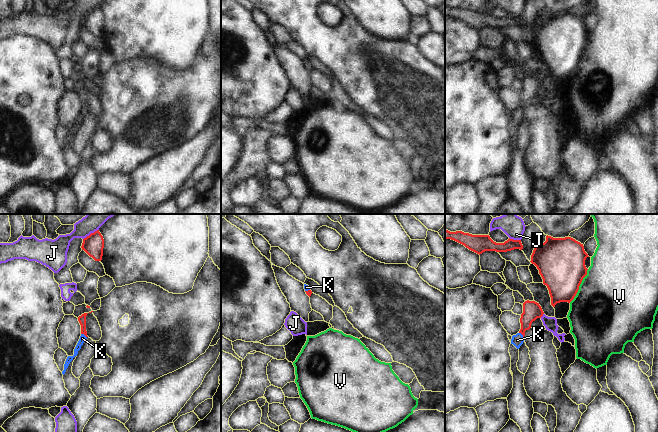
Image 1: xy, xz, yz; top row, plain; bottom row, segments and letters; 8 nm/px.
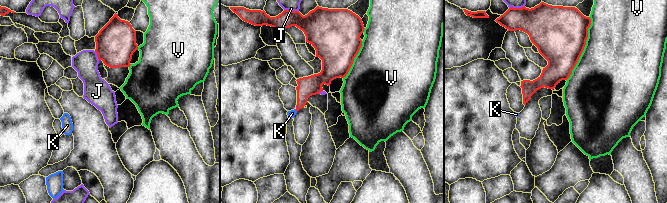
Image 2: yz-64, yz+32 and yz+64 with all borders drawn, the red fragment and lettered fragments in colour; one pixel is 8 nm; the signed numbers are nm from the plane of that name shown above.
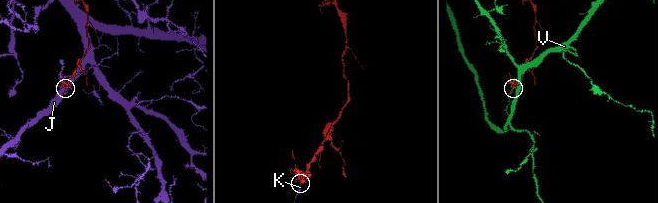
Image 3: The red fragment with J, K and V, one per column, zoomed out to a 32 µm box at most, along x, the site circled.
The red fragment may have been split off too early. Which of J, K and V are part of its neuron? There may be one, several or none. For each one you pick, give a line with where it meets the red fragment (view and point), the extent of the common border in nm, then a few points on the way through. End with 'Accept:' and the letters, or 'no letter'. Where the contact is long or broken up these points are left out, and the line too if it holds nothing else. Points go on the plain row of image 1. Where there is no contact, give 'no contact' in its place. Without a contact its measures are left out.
K: yz (522, 110) | 70 nm | across yz (532, 86), (526, 95), (522, 110), (517, 116)
Accept: K

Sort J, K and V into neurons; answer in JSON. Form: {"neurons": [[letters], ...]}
{"neurons": [["J"], ["K"], ["V"]]}

